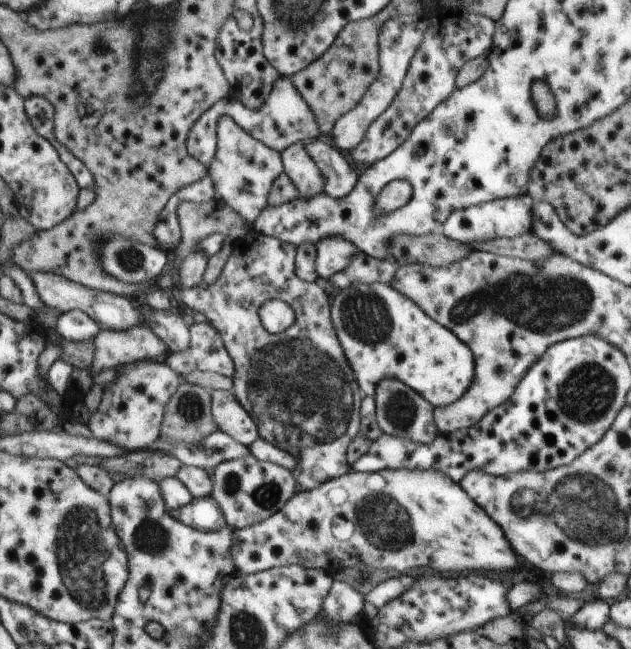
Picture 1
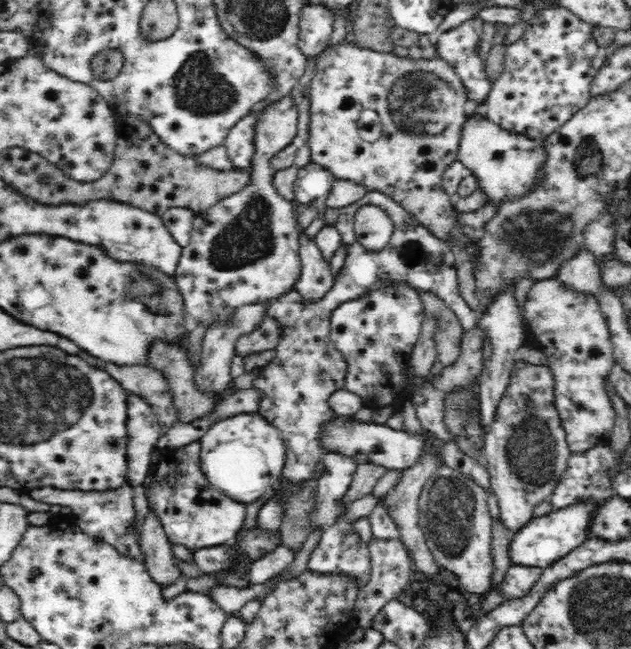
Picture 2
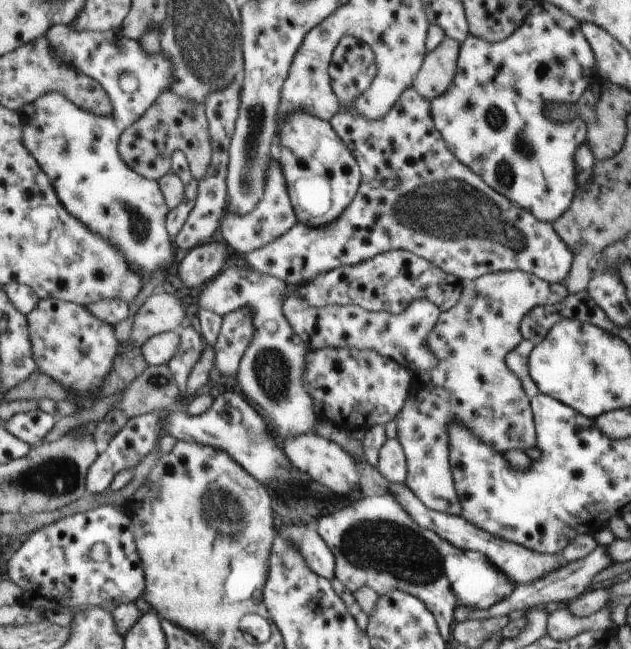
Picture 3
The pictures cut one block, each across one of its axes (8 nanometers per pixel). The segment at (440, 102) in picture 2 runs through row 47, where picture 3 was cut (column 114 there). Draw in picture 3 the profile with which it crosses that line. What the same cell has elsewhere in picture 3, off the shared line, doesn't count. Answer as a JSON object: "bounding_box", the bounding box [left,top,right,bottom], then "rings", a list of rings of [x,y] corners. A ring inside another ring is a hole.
{"bounding_box":[28,298,122,410],"rings":[[[57,298],[40,299],[37,308],[35,308],[35,310],[29,314],[28,323],[30,330],[30,342],[33,347],[33,354],[35,360],[37,361],[38,369],[41,370],[44,375],[47,375],[55,380],[55,382],[61,382],[61,384],[63,384],[63,386],[65,386],[65,388],[71,392],[71,398],[69,398],[68,401],[71,402],[71,404],[73,404],[77,410],[81,410],[87,408],[87,406],[89,407],[90,404],[94,403],[97,399],[101,399],[102,390],[105,388],[107,382],[110,381],[110,376],[114,373],[118,358],[122,356],[121,353],[118,353],[119,348],[117,347],[121,345],[121,342],[119,342],[119,340],[117,340],[117,336],[115,336],[114,326],[111,326],[109,322],[103,322],[103,320],[99,318],[97,314],[93,314],[93,312],[87,308],[87,305],[62,301]]]}

